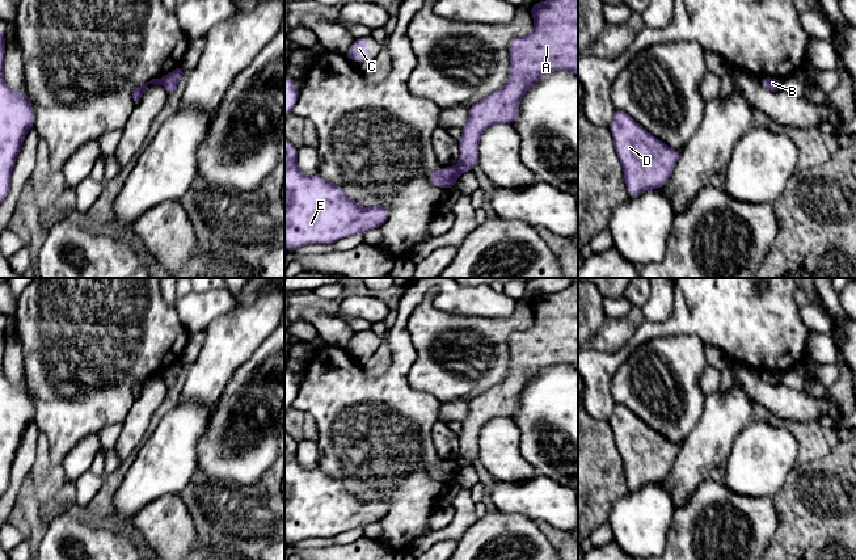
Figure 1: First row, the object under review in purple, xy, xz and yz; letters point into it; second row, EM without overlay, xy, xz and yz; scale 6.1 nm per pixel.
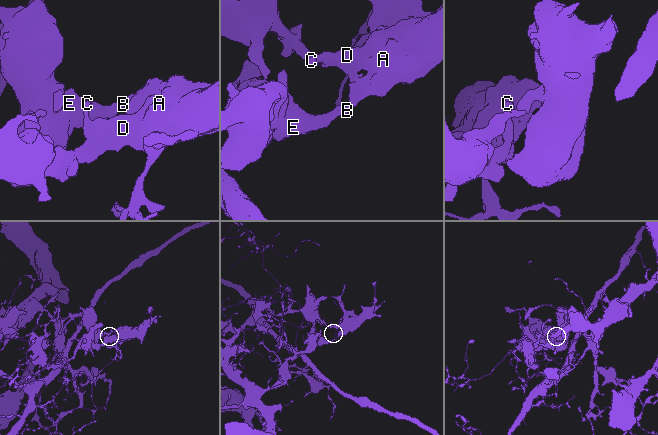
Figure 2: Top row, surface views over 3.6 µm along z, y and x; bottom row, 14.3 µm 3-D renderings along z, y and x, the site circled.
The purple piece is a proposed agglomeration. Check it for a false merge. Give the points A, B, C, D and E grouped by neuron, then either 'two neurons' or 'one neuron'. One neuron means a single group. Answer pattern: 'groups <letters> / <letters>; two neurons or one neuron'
groups A C D / B E; two neurons

